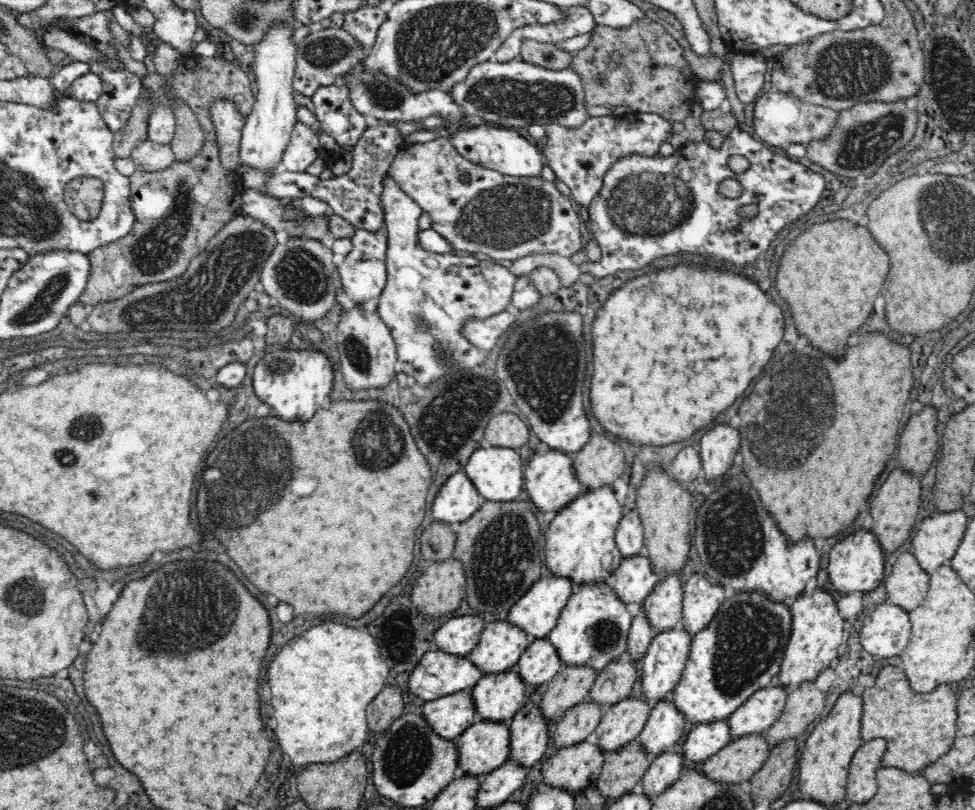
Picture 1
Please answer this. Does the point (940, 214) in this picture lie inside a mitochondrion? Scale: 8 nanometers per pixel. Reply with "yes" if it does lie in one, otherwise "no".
yes

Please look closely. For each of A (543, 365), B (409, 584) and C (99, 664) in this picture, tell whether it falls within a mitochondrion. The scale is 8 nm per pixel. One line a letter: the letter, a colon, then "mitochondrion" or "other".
A: mitochondrion
B: other
C: other

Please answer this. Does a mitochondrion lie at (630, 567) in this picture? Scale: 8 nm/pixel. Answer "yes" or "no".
no

